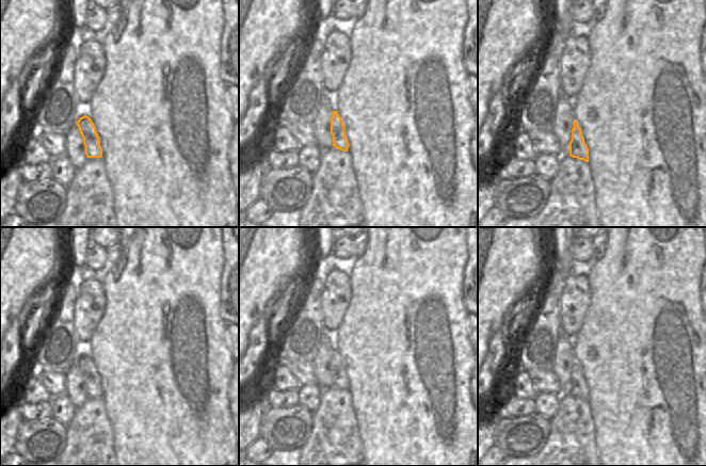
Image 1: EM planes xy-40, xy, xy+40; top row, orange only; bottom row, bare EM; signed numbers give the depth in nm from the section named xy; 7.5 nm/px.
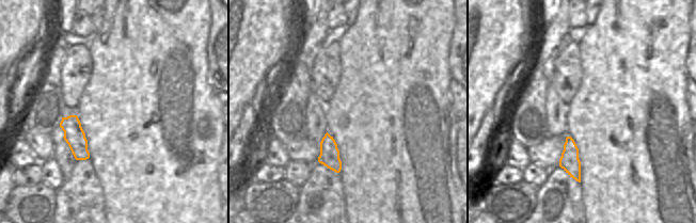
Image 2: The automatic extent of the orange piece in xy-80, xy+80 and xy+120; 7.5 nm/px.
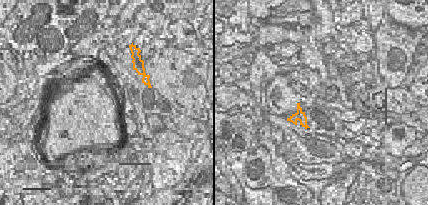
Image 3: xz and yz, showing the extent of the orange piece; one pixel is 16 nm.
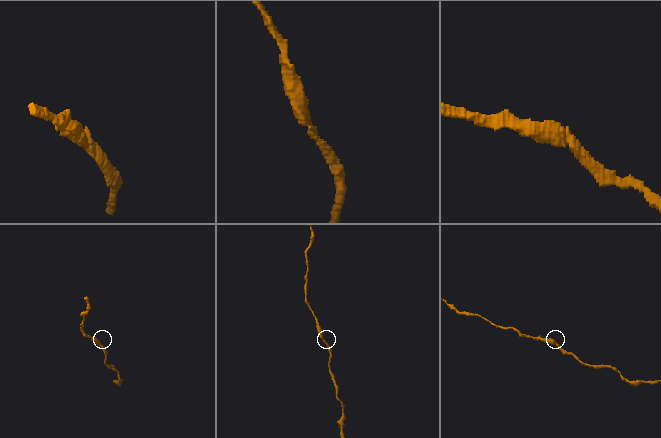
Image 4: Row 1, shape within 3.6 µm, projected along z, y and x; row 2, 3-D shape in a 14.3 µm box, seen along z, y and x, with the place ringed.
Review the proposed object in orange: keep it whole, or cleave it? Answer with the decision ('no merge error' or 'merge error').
no merge error

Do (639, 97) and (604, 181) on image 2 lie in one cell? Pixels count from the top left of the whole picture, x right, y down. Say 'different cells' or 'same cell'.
same cell

